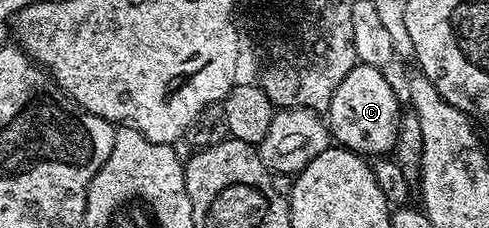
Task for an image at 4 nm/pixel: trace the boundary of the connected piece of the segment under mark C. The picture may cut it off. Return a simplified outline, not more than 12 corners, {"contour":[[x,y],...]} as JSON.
{"contour":[[357,64],[325,112],[360,156],[394,151],[401,105],[380,67]]}

